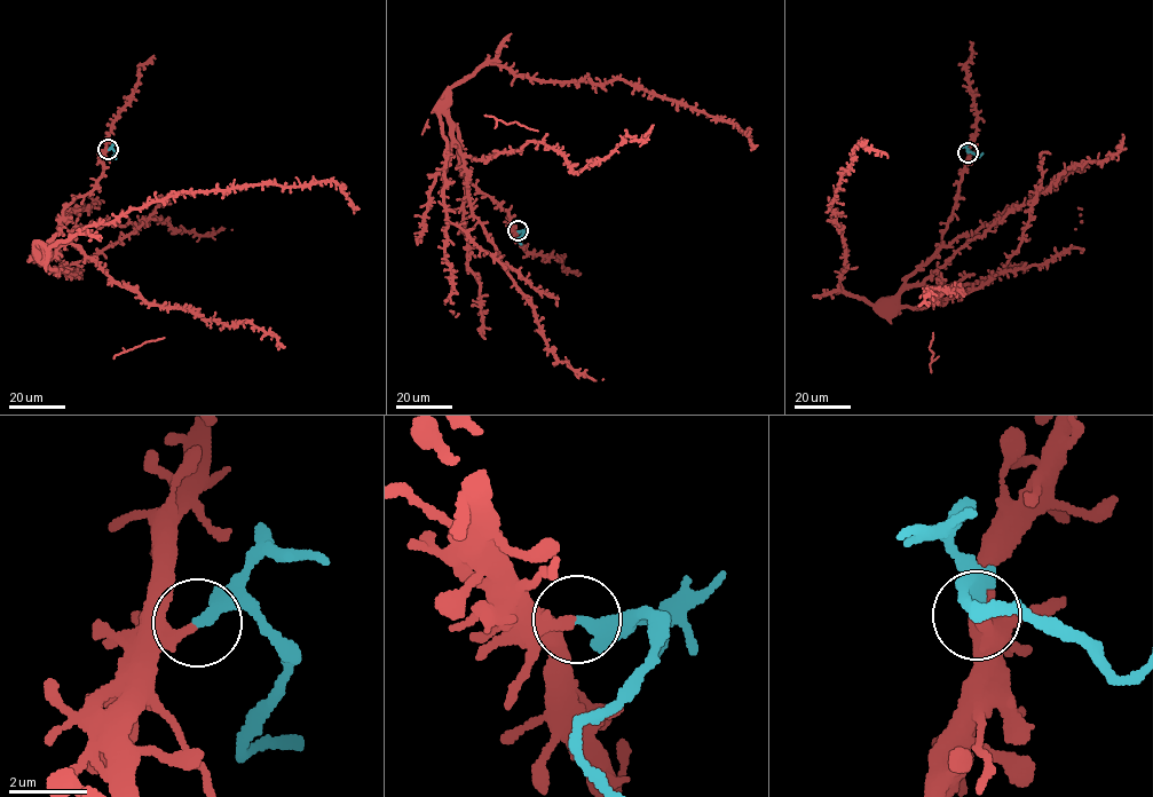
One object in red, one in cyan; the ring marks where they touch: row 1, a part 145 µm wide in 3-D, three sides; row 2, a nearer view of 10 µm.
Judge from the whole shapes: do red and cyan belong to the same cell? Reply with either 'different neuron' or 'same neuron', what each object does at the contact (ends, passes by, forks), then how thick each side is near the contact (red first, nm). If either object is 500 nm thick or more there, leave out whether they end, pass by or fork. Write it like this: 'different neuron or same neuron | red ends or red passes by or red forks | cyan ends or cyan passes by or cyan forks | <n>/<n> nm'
different neuron | red ends | cyan ends | 320/320 nm

